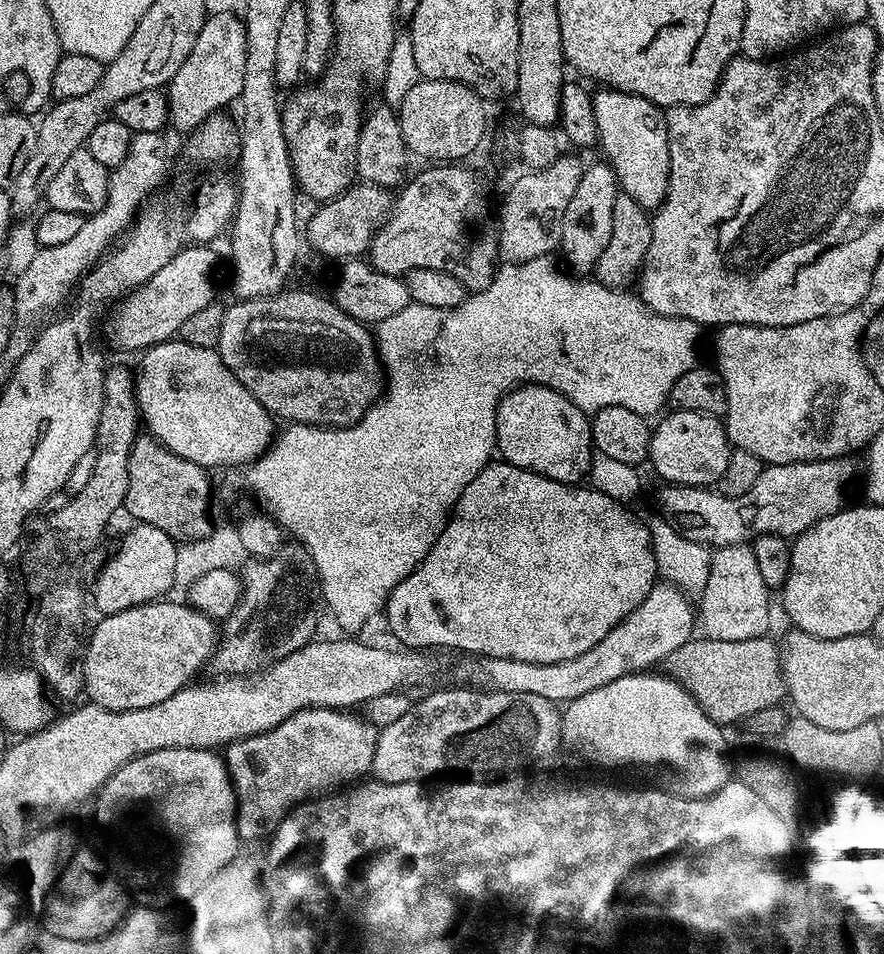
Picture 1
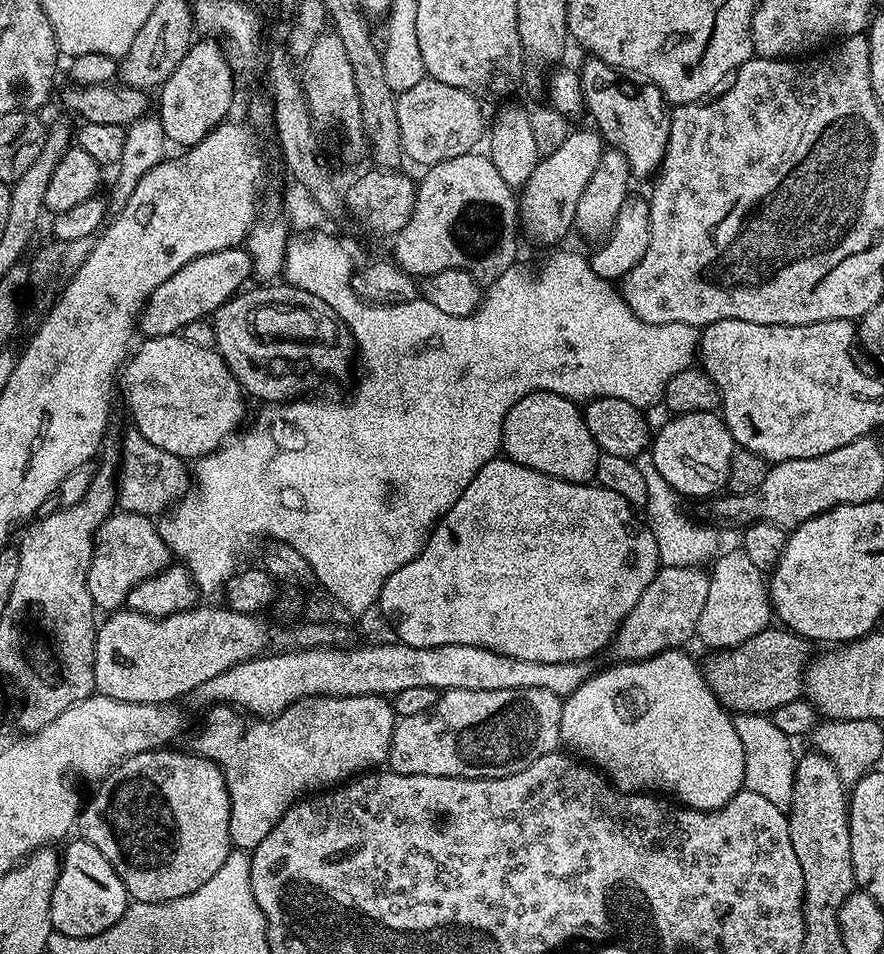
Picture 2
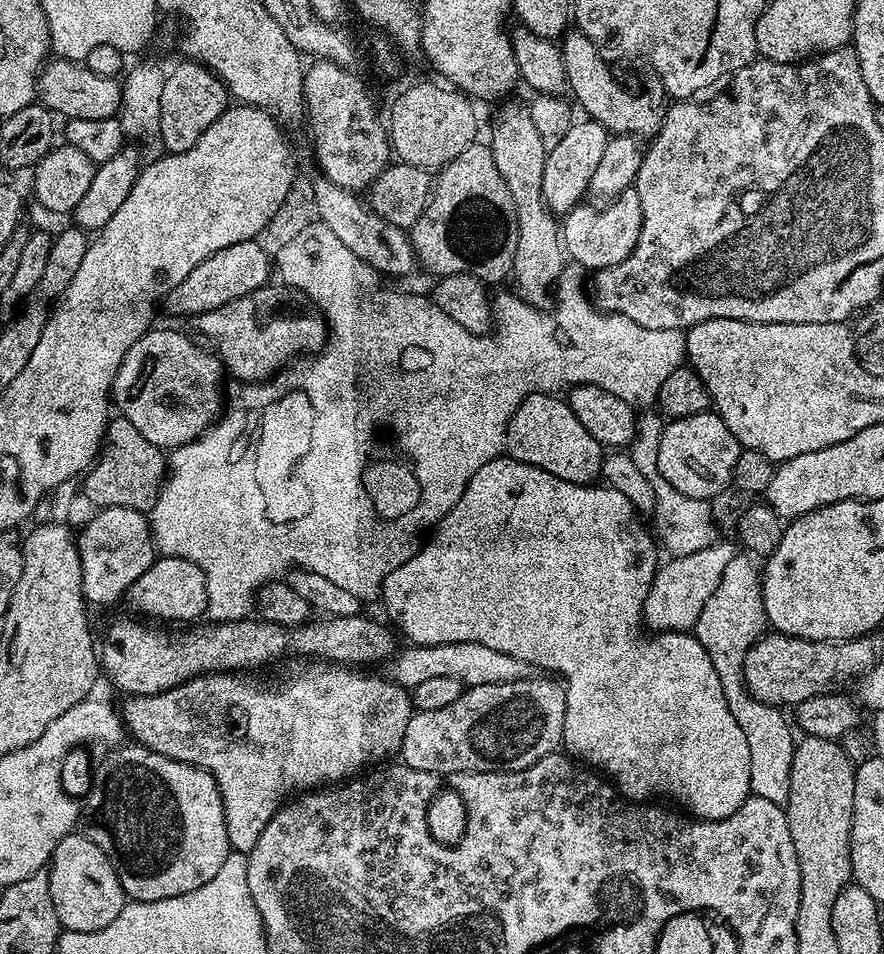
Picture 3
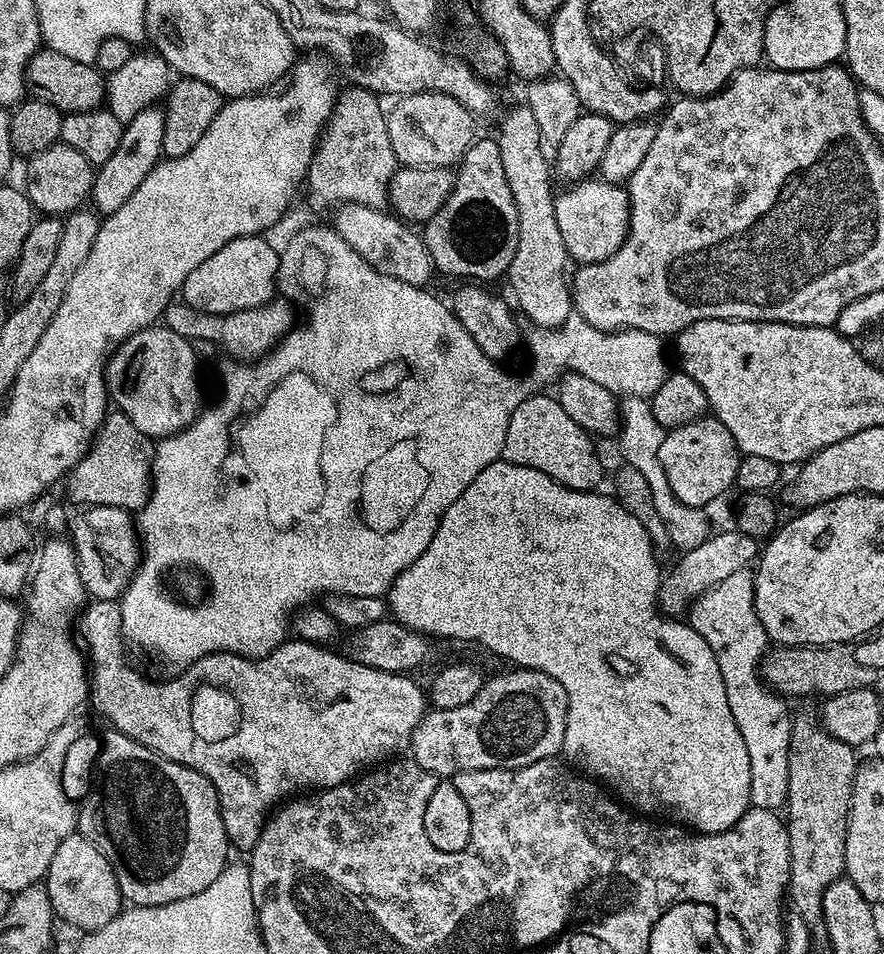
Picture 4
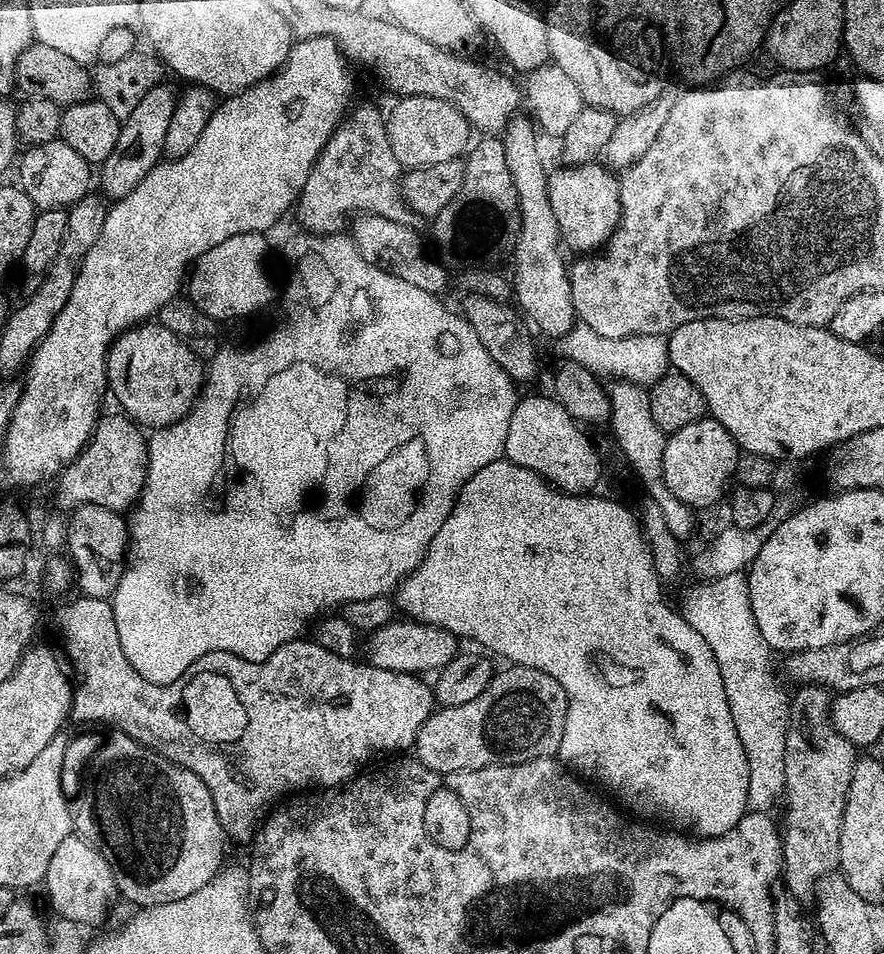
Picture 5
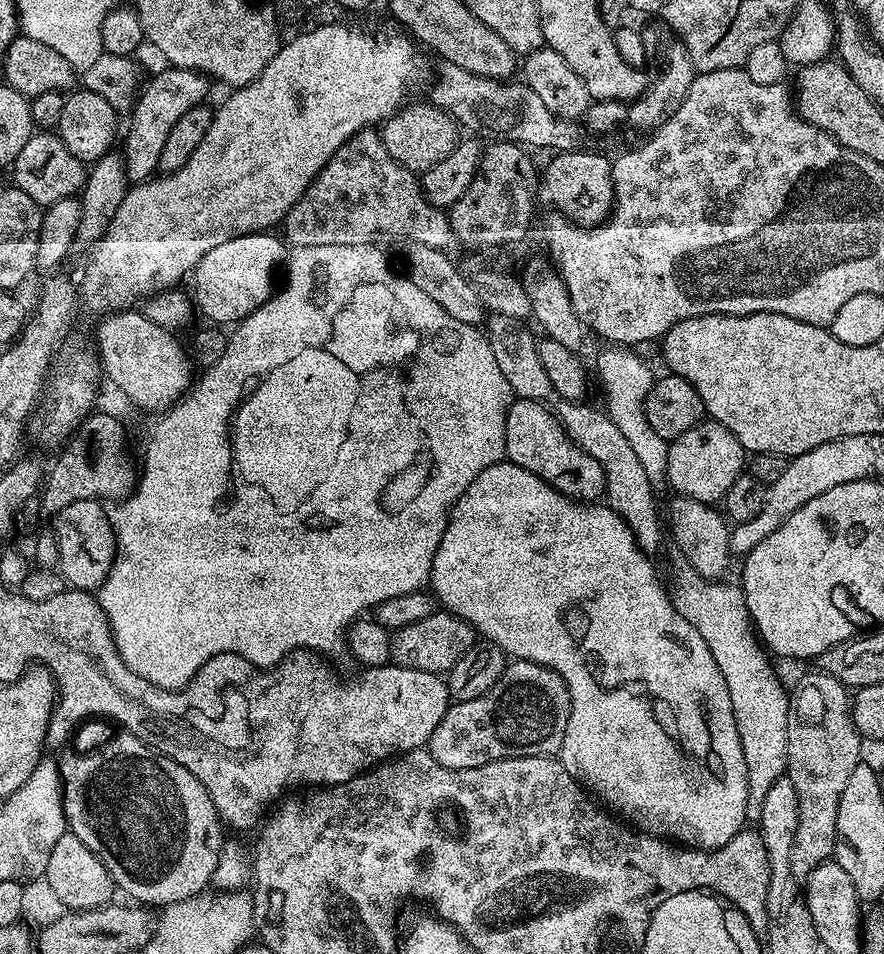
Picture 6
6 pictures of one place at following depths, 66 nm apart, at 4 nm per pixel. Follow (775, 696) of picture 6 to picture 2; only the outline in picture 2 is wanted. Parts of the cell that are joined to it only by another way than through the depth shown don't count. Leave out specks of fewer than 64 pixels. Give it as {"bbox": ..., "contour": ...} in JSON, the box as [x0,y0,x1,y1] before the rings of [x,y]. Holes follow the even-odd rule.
{"bbox":[696,550,797,810],"contour":[[[736,550],[728,576],[722,577],[720,584],[718,580],[718,594],[706,598],[702,618],[698,618],[696,636],[708,650],[737,648],[739,644],[746,642],[746,638],[754,638],[754,634],[769,627],[773,616],[765,573],[760,572],[758,566],[750,566],[750,558],[746,558],[742,550]],[[742,712],[732,716],[734,730],[742,738],[744,751],[744,788],[754,794],[762,794],[774,802],[774,806],[787,810],[792,805],[794,794],[794,774],[796,773],[797,753],[792,753],[793,741],[767,715],[755,712]]]}

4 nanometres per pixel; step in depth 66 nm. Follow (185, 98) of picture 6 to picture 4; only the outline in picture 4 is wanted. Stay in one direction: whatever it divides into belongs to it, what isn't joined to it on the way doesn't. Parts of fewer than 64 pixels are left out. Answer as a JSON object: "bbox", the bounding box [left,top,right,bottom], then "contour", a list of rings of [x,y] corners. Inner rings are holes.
{"bbox":[91,106,164,217],"contour":[[[153,106],[143,110],[136,118],[124,125],[122,142],[118,142],[118,150],[114,150],[111,158],[106,158],[104,164],[99,165],[92,182],[91,203],[101,217],[116,212],[138,186],[150,174],[152,167],[160,163],[164,147],[162,146],[162,130],[164,129],[164,114],[159,107]]]}

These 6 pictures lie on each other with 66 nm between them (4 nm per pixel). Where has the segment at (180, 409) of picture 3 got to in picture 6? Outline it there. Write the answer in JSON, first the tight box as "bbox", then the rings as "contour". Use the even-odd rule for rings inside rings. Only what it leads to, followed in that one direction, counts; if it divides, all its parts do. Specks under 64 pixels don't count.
{"bbox":[94,310,194,414],"contour":[[[121,310],[101,320],[104,321],[96,328],[94,348],[107,383],[109,380],[130,403],[153,408],[156,414],[163,413],[184,397],[194,383],[194,364],[169,329],[150,322],[140,310]]]}

